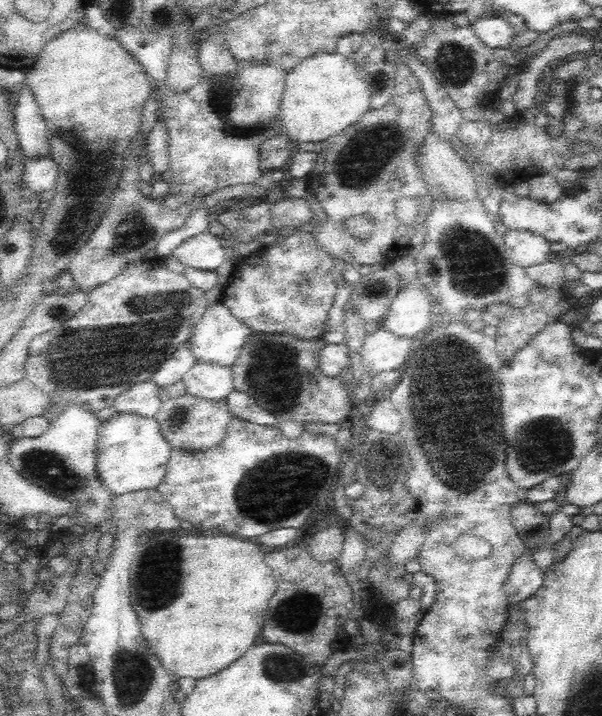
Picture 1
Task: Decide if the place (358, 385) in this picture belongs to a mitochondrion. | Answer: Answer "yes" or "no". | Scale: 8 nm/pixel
no

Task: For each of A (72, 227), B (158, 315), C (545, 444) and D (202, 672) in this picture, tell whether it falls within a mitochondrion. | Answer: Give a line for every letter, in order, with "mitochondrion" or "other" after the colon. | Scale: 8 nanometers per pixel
A: mitochondrion
B: mitochondrion
C: mitochondrion
D: other

